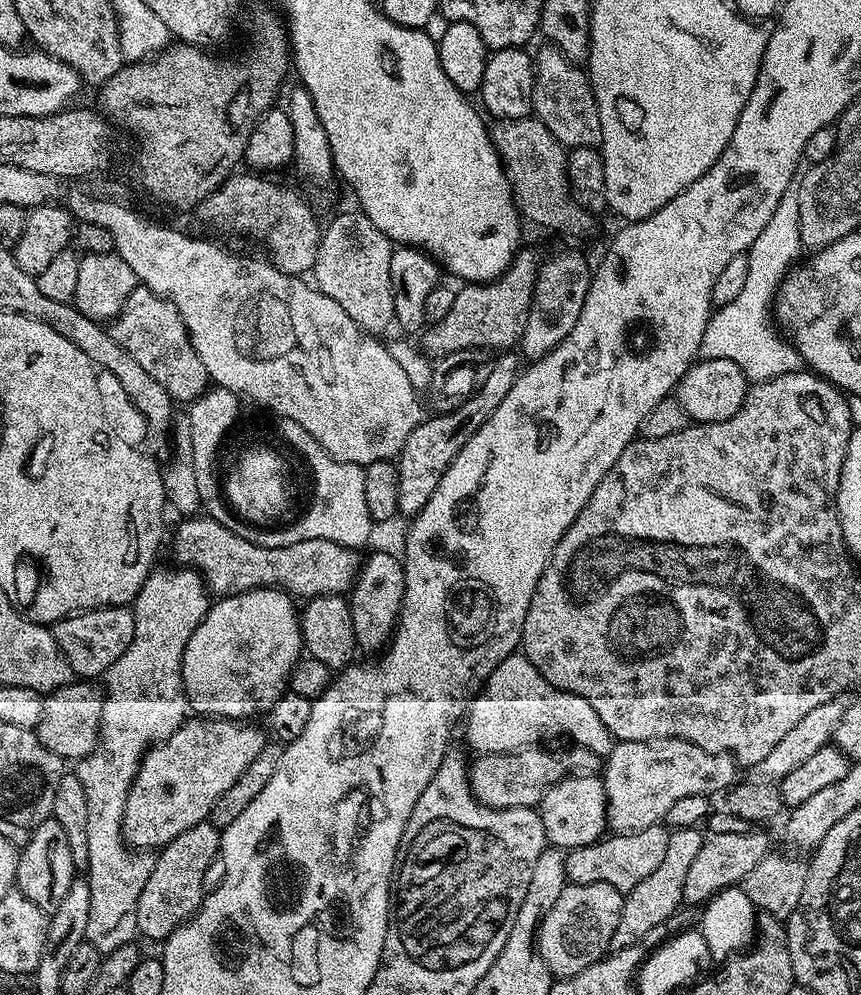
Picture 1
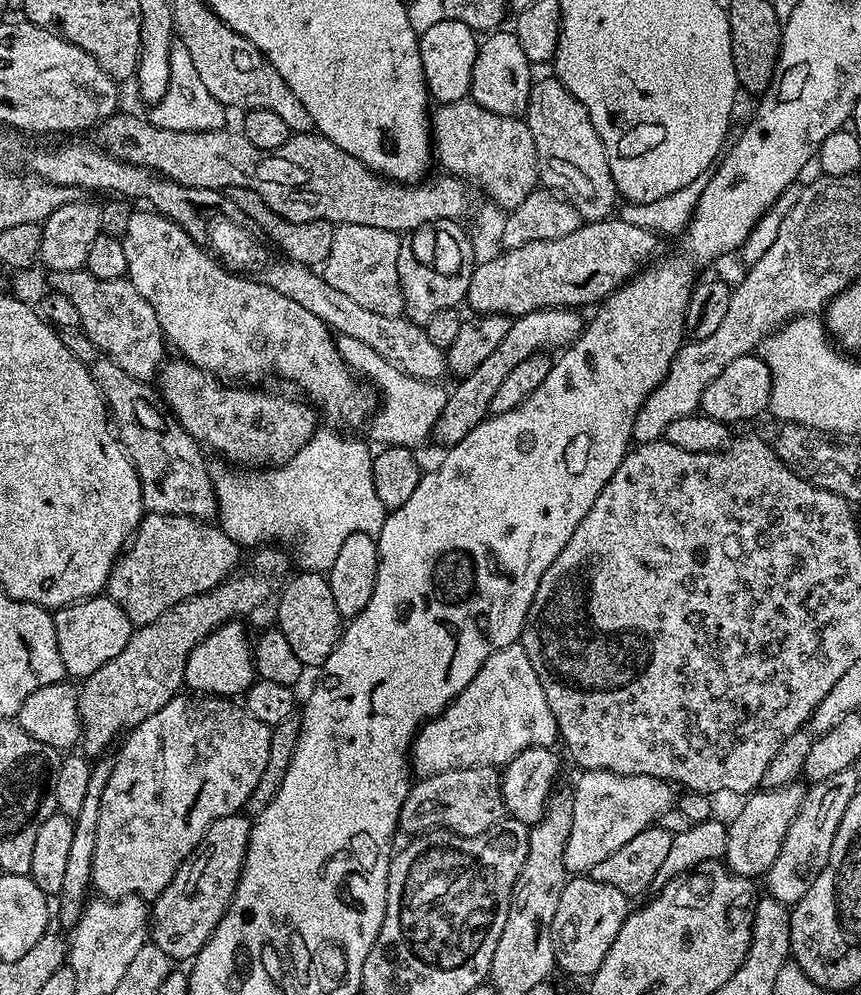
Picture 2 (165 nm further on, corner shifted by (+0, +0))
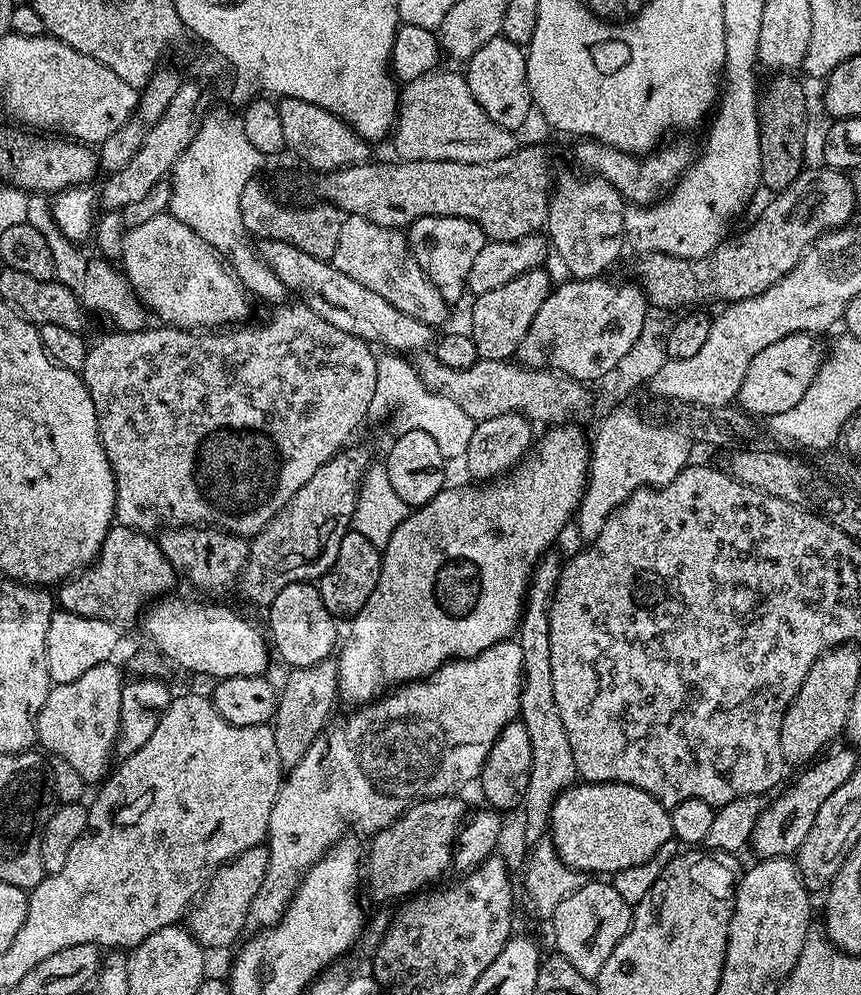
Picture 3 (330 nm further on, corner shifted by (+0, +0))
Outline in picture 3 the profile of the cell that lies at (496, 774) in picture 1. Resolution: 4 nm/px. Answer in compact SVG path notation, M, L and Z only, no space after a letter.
M459 795L431 796L428 800L417 800L411 804L397 820L379 829L371 837L372 845L366 848L366 888L376 900L396 900L406 898L423 889L427 880L440 875L453 861L454 841L466 820L464 804Z

